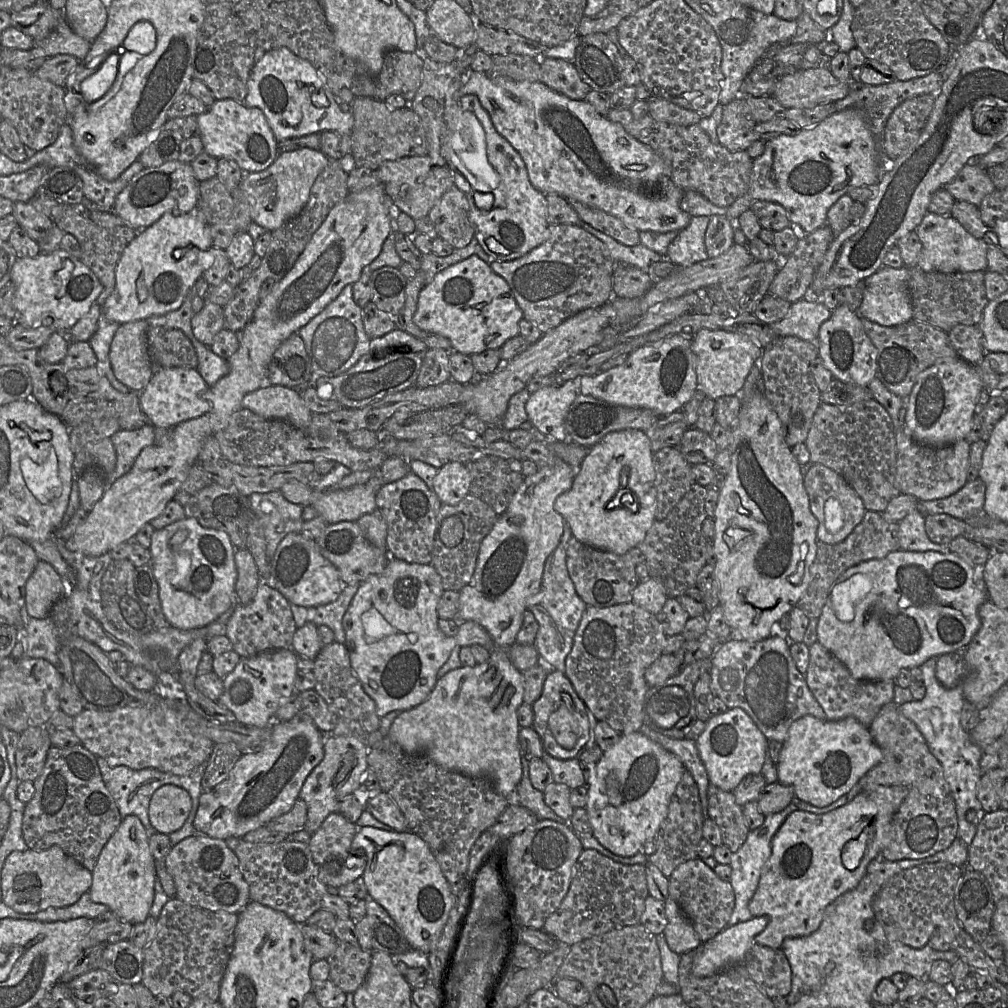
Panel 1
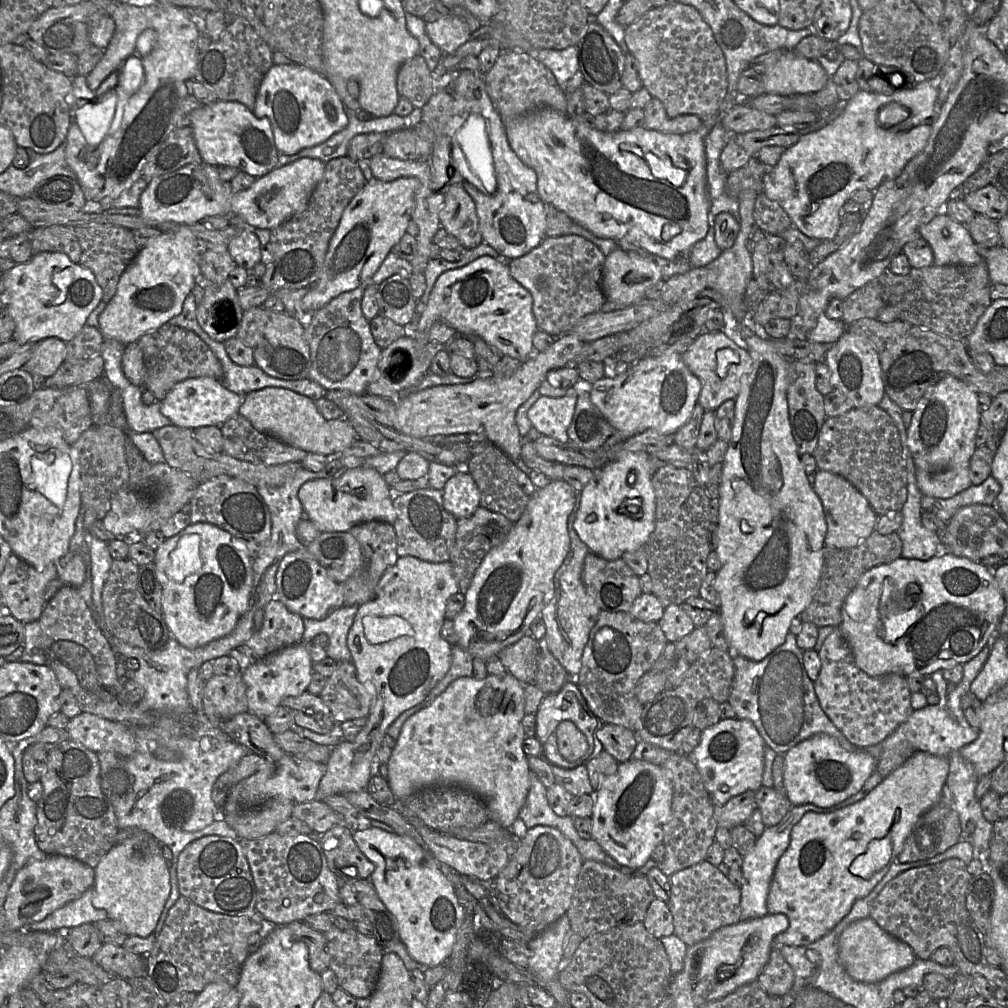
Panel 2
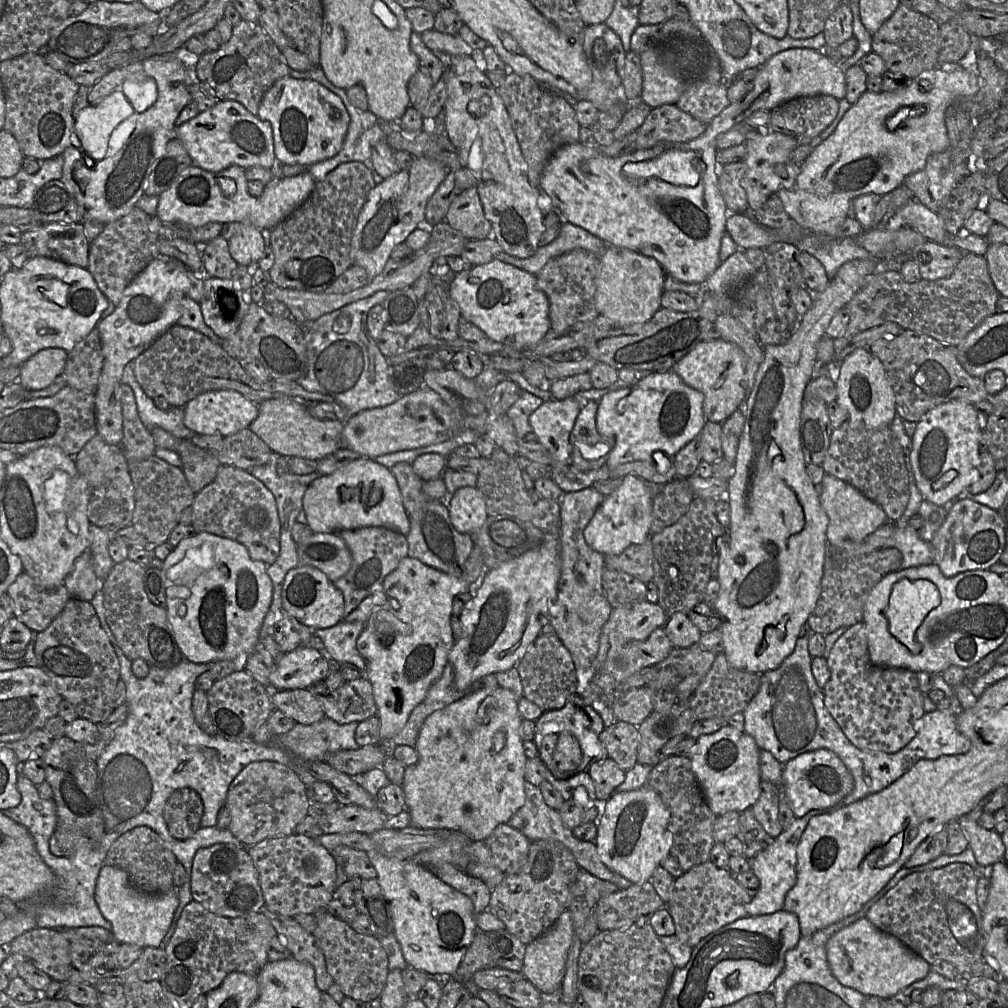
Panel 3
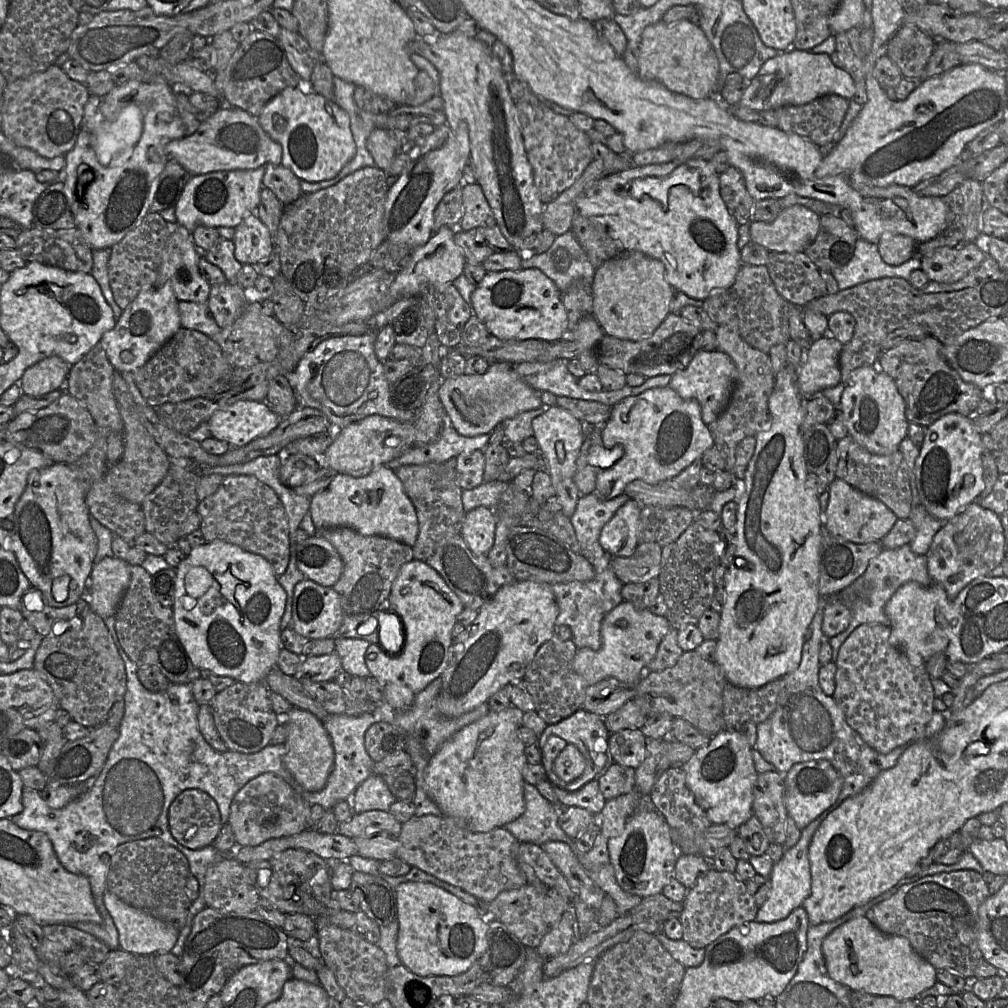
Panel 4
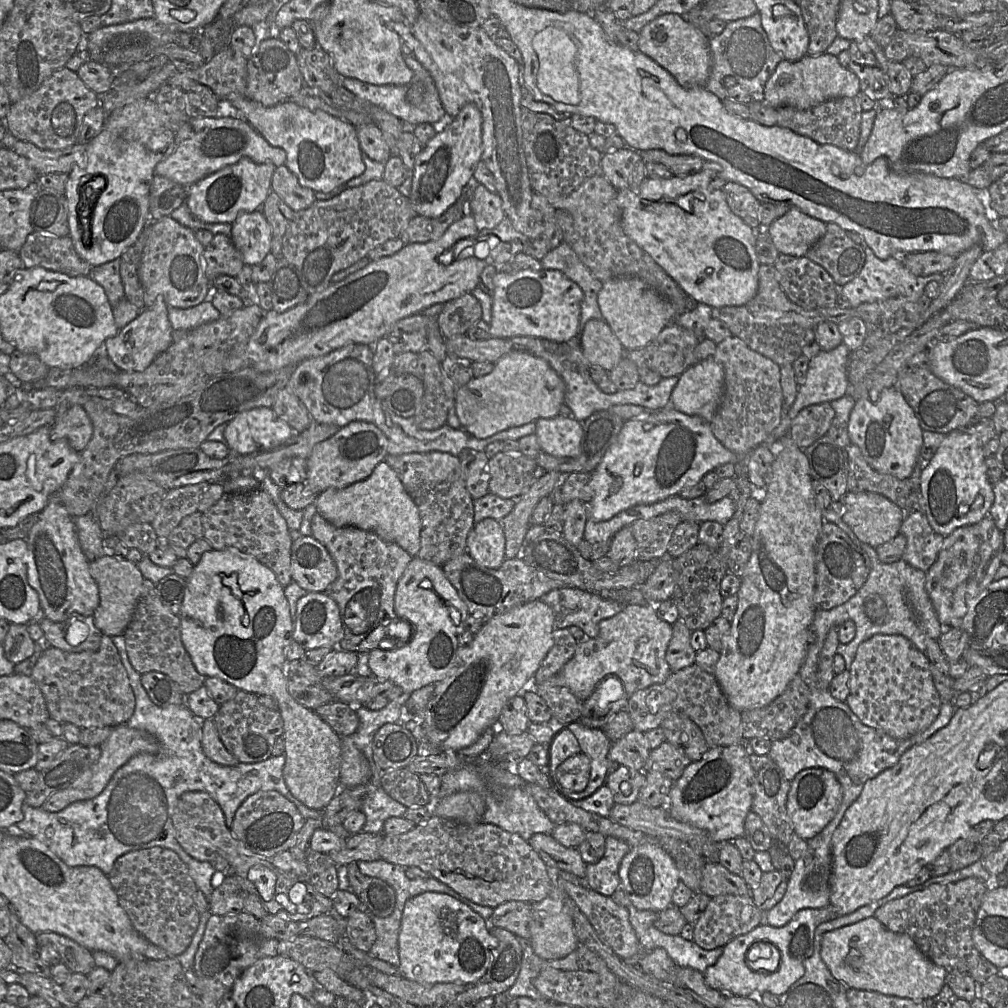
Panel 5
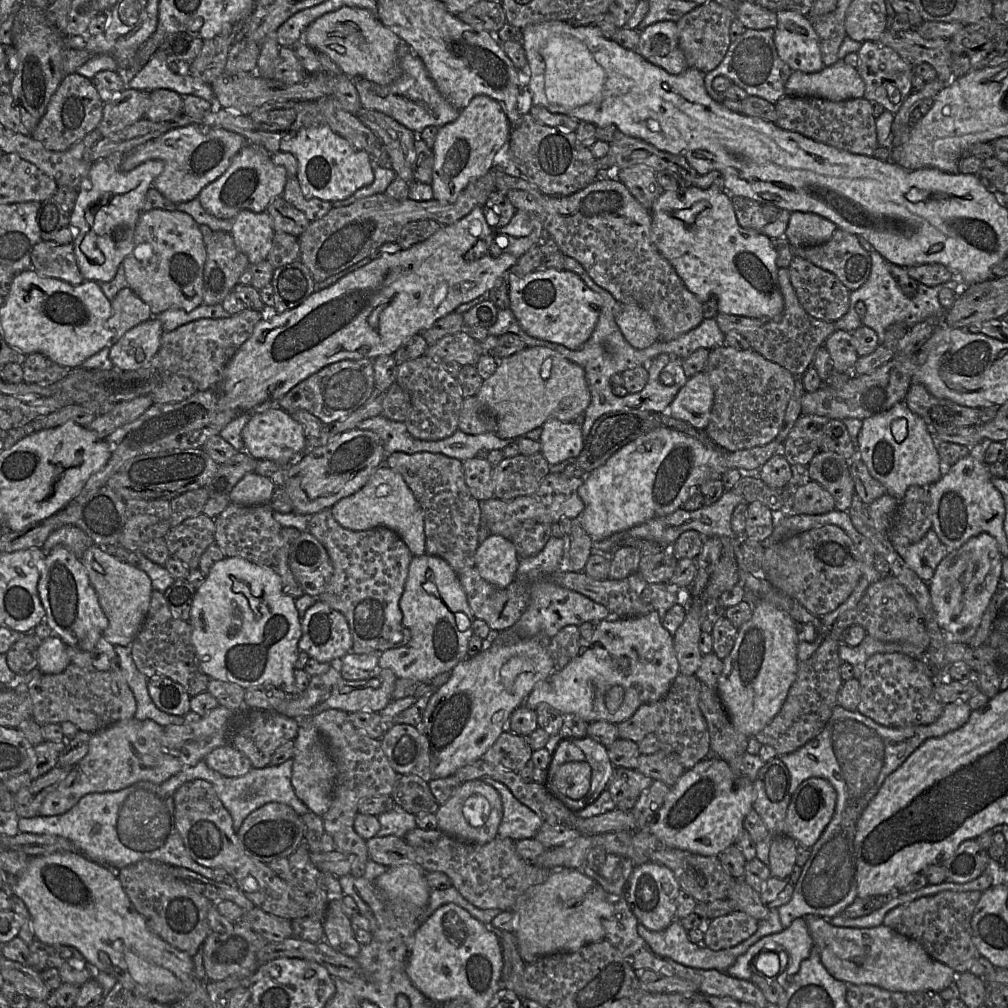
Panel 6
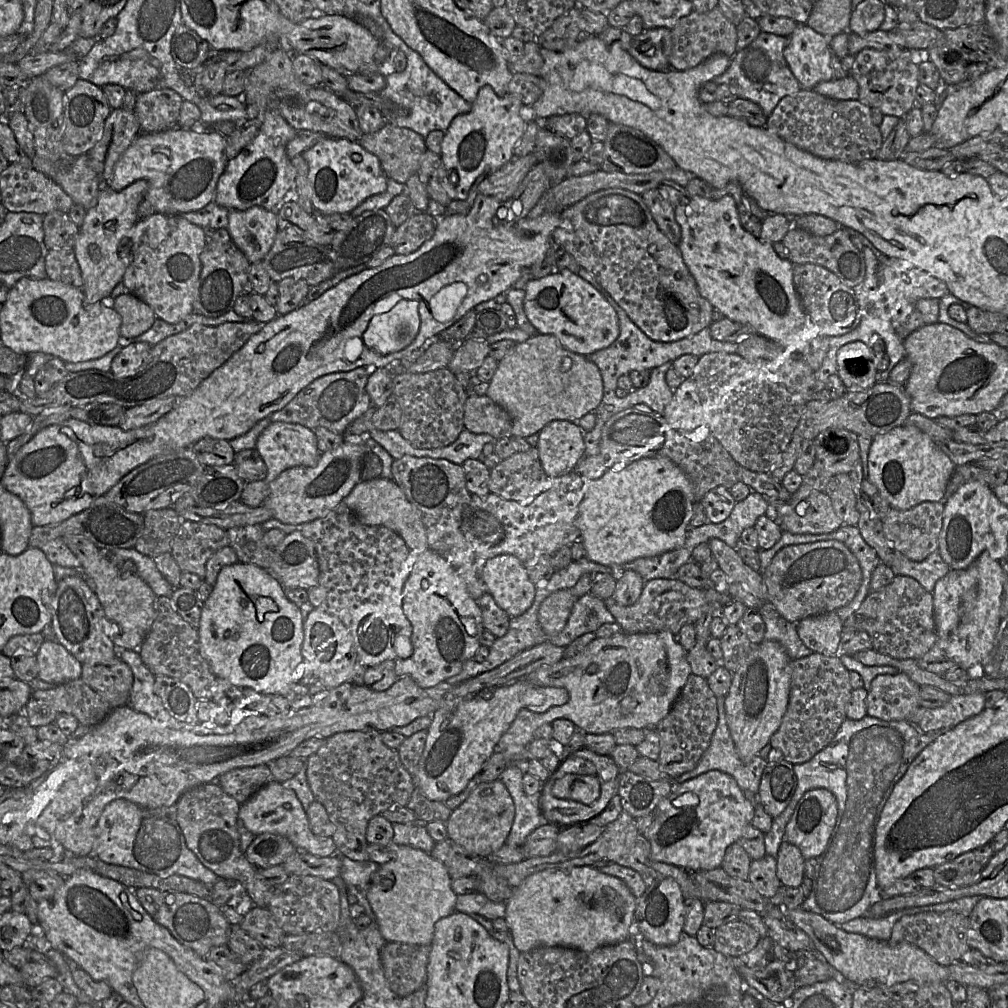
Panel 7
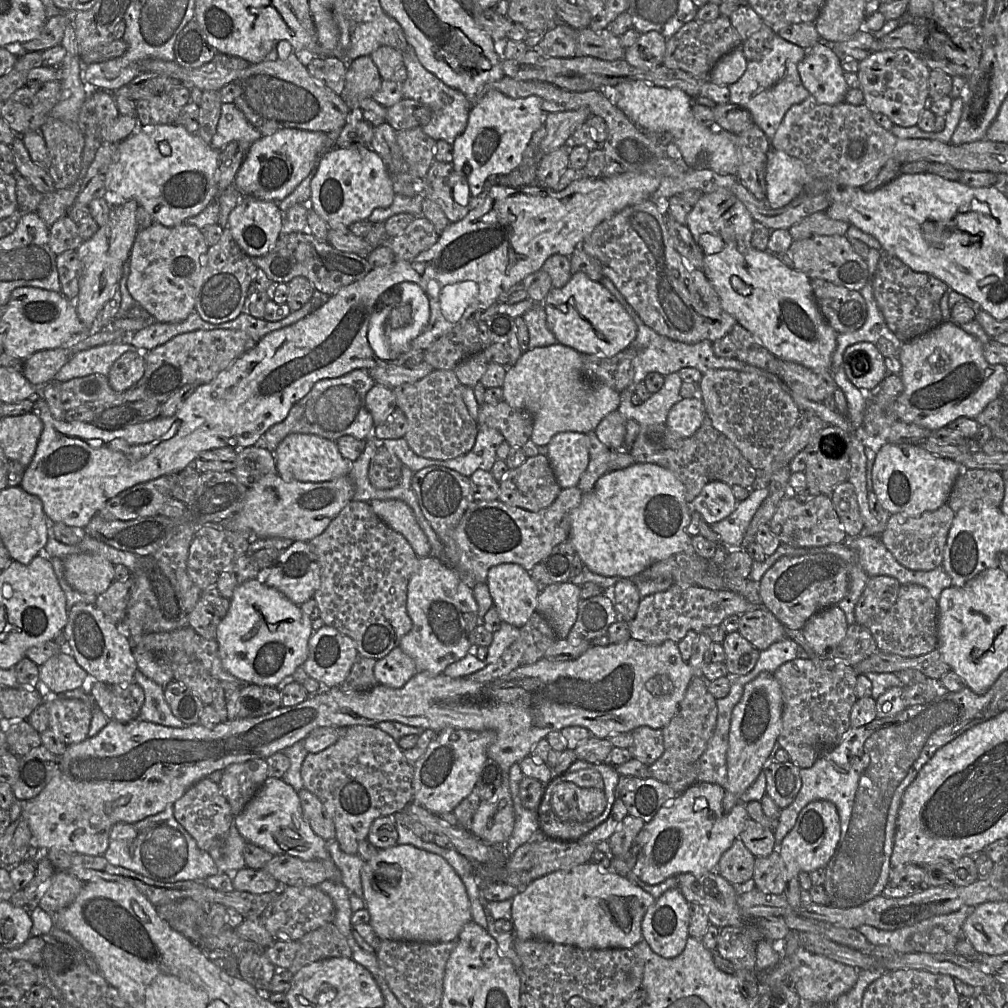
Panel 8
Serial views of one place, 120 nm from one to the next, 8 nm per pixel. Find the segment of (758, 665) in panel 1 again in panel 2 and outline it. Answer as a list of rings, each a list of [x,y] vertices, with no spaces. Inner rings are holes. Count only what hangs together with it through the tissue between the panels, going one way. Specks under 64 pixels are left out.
[[[789,632],[785,642],[760,661],[734,655],[735,674],[728,702],[734,708],[737,717],[750,720],[766,745],[778,754],[785,754],[798,743],[824,733],[835,738],[844,749],[867,750],[878,761],[881,753],[880,744],[856,748],[822,710],[814,683],[804,667],[803,652],[804,650],[797,645],[796,635]]]

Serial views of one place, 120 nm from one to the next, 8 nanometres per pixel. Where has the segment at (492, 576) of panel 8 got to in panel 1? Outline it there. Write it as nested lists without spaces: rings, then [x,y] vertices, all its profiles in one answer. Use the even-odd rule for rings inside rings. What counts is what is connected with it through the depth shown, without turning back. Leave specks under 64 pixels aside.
[[[448,462],[438,469],[432,489],[443,504],[457,505],[470,493],[471,478],[465,464]]]

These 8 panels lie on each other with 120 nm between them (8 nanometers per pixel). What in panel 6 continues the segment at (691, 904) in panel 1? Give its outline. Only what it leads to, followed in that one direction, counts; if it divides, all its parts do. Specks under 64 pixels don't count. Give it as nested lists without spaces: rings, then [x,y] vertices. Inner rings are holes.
[[[736,910],[710,921],[705,928],[703,945],[713,951],[729,949],[751,937],[758,927],[758,920]]]

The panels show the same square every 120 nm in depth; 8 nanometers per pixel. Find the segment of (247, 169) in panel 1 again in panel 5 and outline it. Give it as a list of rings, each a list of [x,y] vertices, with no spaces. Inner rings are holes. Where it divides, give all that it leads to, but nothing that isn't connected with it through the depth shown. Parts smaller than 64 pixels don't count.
[[[219,115],[217,117],[193,118],[175,127],[177,147],[155,168],[155,175],[164,176],[185,187],[235,164],[248,157],[258,164],[271,163],[276,167],[285,165],[286,152],[282,148],[270,145],[242,117]]]

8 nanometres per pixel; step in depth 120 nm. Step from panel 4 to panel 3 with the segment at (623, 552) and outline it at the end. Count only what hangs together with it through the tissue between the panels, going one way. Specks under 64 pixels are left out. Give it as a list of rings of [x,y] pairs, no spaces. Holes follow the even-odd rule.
[[[625,475],[620,486],[605,497],[585,527],[583,535],[586,543],[604,556],[620,555],[628,546],[643,543],[650,537],[656,488],[638,476]]]

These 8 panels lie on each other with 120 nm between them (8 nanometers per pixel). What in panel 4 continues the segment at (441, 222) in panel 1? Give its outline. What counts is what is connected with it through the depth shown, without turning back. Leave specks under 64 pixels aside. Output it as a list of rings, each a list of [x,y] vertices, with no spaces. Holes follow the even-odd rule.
[[[466,183],[462,187],[464,213],[458,224],[458,229],[470,230],[478,227],[493,227],[496,220],[483,193],[476,183]]]

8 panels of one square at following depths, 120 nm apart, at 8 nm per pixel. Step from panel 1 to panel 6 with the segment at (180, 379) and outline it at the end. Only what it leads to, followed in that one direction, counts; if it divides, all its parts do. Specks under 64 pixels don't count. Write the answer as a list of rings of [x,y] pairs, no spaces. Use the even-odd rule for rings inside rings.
[[[279,407],[254,412],[242,430],[245,451],[257,460],[271,460],[290,466],[305,454],[306,437],[302,426],[289,413]]]

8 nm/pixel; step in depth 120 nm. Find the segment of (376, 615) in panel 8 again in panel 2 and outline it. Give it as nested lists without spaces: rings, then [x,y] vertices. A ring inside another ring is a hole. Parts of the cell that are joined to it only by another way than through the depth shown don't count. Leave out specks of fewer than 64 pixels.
[[[383,521],[361,523],[353,527],[349,532],[361,547],[363,564],[353,576],[339,584],[344,597],[344,605],[360,606],[375,597],[376,587],[382,575],[397,562],[399,558],[397,554],[397,537],[393,526]]]

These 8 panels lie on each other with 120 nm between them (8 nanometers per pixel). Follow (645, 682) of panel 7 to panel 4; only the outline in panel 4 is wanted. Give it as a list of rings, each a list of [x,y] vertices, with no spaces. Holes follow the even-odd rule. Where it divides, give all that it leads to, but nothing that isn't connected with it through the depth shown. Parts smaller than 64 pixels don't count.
[[[624,600],[609,611],[601,622],[601,647],[598,650],[588,647],[577,649],[573,669],[588,685],[610,677],[626,683],[637,683],[670,629],[666,617],[653,614],[649,608],[637,609],[631,602]]]

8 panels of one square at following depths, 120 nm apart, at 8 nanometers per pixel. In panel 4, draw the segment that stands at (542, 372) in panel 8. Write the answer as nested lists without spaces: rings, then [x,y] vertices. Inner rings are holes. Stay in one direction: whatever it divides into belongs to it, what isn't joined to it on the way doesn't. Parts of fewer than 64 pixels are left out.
[[[494,361],[483,374],[463,374],[444,379],[438,395],[451,425],[461,435],[472,437],[490,433],[504,420],[522,412],[540,408],[543,405],[540,392],[518,375],[513,364]]]

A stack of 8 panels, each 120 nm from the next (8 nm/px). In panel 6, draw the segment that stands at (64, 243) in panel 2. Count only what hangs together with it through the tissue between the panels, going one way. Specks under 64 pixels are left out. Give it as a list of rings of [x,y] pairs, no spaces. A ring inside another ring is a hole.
[[[42,240],[31,252],[31,269],[41,275],[60,279],[72,285],[84,281],[71,243],[59,245]]]

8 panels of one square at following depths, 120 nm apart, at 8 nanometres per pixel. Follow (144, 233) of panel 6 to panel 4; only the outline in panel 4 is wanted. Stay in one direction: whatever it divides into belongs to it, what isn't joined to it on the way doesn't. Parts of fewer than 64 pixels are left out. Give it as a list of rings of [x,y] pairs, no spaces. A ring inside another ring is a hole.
[[[174,225],[163,250],[162,261],[154,287],[161,287],[166,282],[170,282],[179,301],[207,303],[211,285],[201,276],[198,268],[199,260],[203,255],[204,253],[193,243],[191,232]]]

